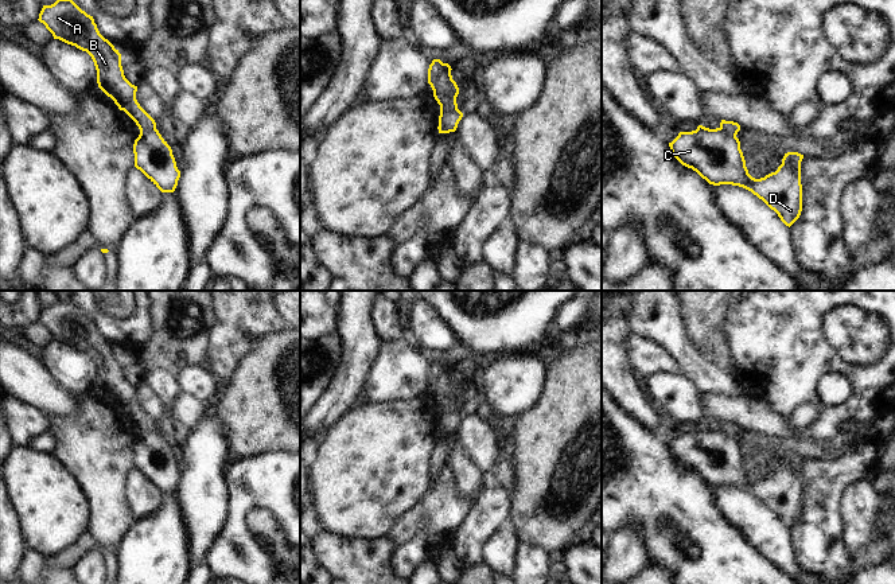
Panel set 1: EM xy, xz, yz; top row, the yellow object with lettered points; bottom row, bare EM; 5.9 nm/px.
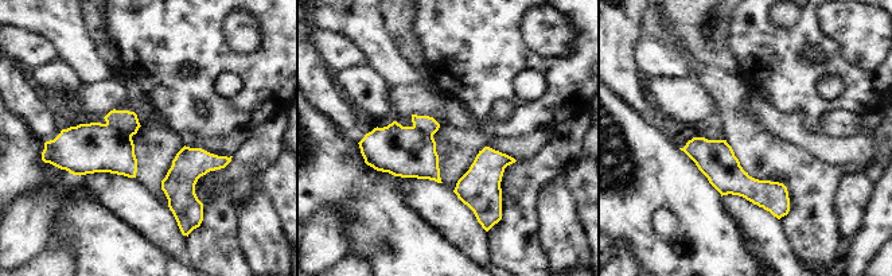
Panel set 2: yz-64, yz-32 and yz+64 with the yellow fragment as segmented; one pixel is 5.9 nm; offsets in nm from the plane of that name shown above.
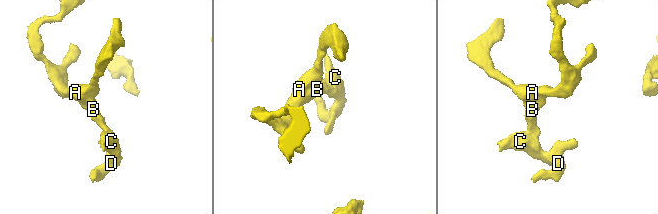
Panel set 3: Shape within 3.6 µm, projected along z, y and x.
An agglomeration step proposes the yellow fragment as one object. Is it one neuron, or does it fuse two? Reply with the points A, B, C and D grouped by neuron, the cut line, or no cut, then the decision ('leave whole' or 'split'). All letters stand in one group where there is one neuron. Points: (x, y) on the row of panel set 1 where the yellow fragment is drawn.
A B / C D; cut in xz along (440, 104), (451, 104), (456, 108); split

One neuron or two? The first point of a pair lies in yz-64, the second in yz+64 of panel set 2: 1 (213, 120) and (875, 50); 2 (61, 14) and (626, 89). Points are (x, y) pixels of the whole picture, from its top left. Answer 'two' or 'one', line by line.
1: two
2: two

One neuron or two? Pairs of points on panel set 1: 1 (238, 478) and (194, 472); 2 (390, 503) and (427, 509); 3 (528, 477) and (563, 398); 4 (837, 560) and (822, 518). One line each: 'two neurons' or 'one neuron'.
1: two neurons
2: two neurons
3: one neuron
4: one neuron

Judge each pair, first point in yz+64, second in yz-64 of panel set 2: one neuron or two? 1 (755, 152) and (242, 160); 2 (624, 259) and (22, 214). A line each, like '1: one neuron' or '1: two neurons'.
1: one neuron
2: one neuron

